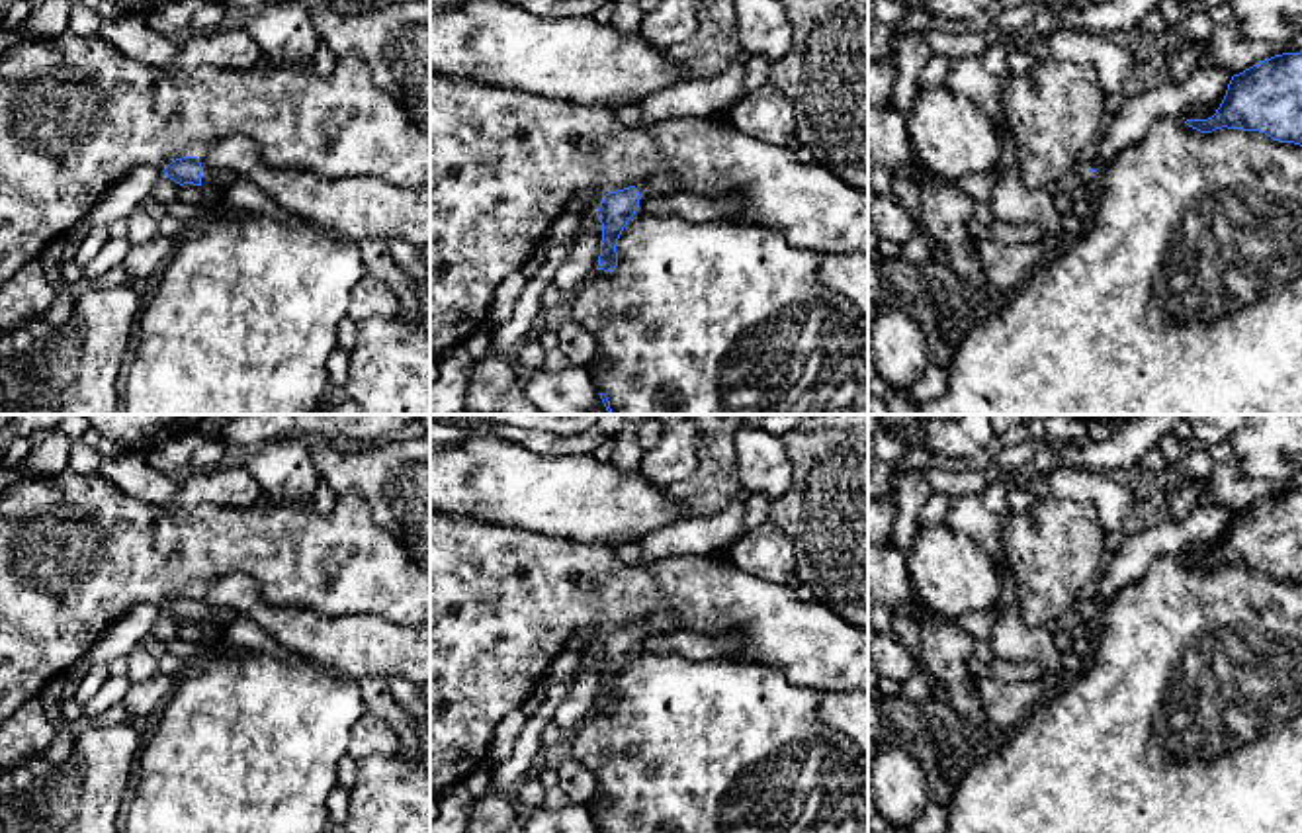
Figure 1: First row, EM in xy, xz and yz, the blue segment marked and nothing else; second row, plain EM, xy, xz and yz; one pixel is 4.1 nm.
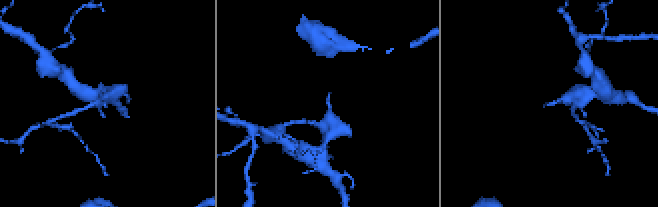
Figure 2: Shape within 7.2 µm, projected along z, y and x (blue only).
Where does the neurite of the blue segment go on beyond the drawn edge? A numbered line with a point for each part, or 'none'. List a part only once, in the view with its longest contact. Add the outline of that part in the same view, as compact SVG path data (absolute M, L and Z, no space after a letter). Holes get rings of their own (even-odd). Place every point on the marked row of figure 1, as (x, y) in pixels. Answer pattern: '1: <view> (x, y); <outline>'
1: xy (212, 178); M203 168L201 172L201 186L207 192L225 190L233 186L237 180L240 180L240 176L231 170Z

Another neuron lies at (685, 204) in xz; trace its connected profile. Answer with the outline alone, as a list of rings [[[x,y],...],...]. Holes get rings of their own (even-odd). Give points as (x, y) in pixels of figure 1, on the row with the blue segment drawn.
[[[686,190],[667,196],[641,197],[641,215],[678,215],[688,221],[725,219],[735,209],[731,199],[706,197]]]

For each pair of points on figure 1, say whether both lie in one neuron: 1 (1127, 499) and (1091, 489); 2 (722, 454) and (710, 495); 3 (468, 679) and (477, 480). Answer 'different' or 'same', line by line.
1: same
2: same
3: different

